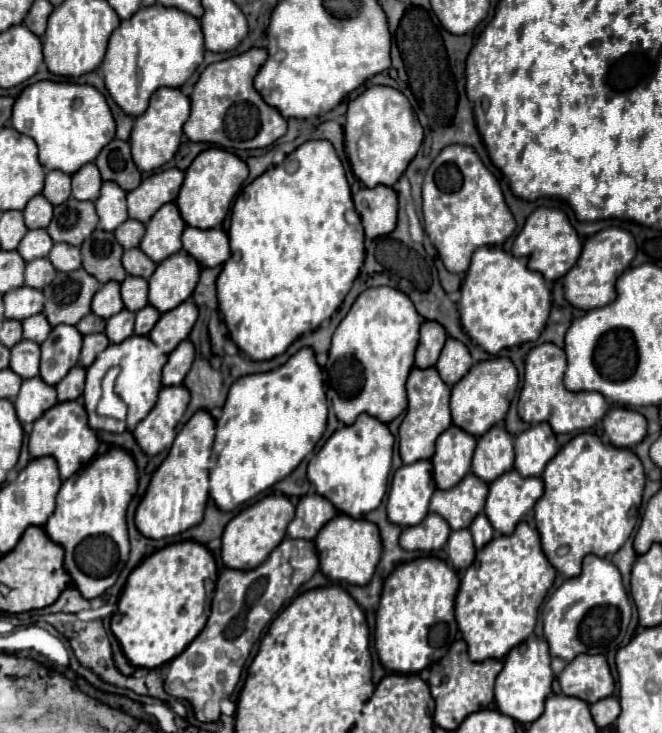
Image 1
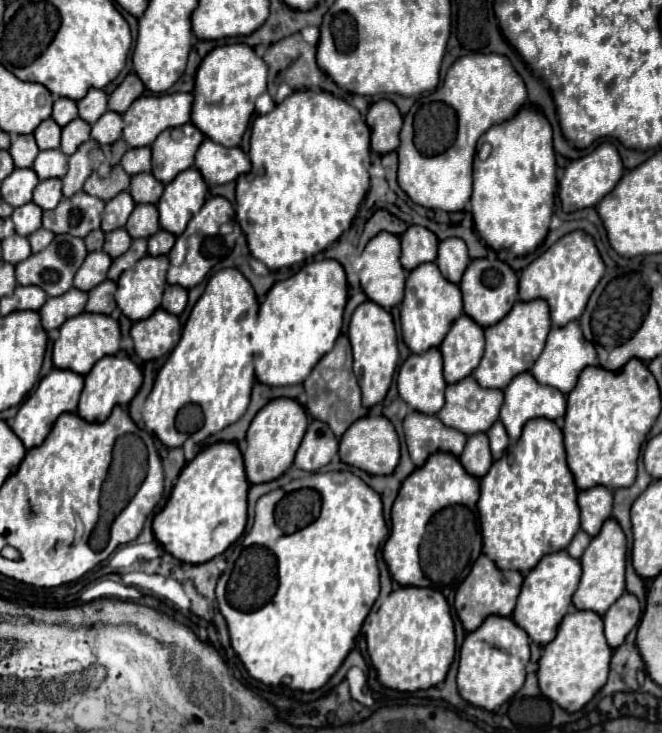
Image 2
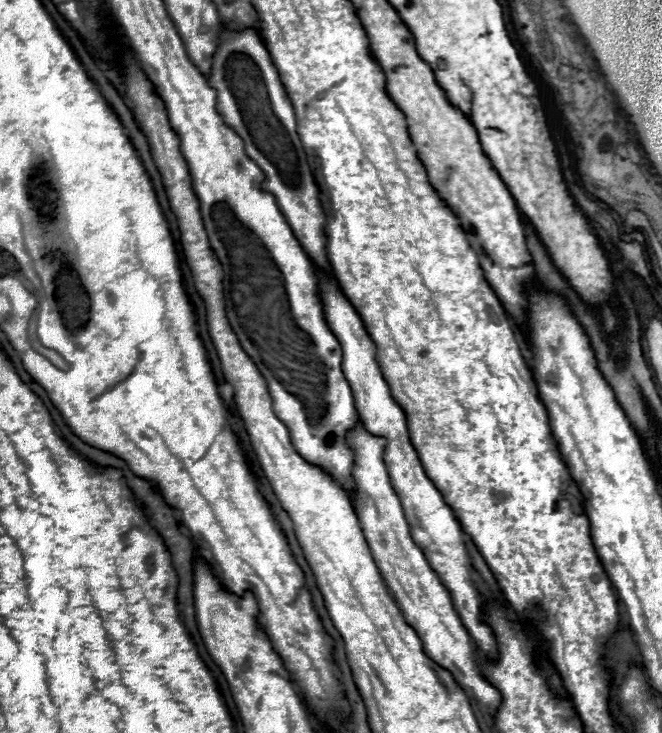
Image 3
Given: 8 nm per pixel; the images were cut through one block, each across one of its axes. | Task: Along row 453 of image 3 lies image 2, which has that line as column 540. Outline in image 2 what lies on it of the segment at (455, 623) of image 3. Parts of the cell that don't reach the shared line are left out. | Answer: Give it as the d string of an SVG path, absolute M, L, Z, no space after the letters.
M574 320L574 322L568 322L566 326L554 326L546 338L546 346L540 354L540 358L536 360L536 364L532 366L532 376L544 384L544 386L552 386L552 388L558 388L560 392L568 394L574 386L576 386L576 380L578 380L578 374L582 372L582 368L586 366L592 366L592 364L598 364L598 358L596 358L596 350L592 346L592 342L588 342L582 334L582 328L580 324Z

